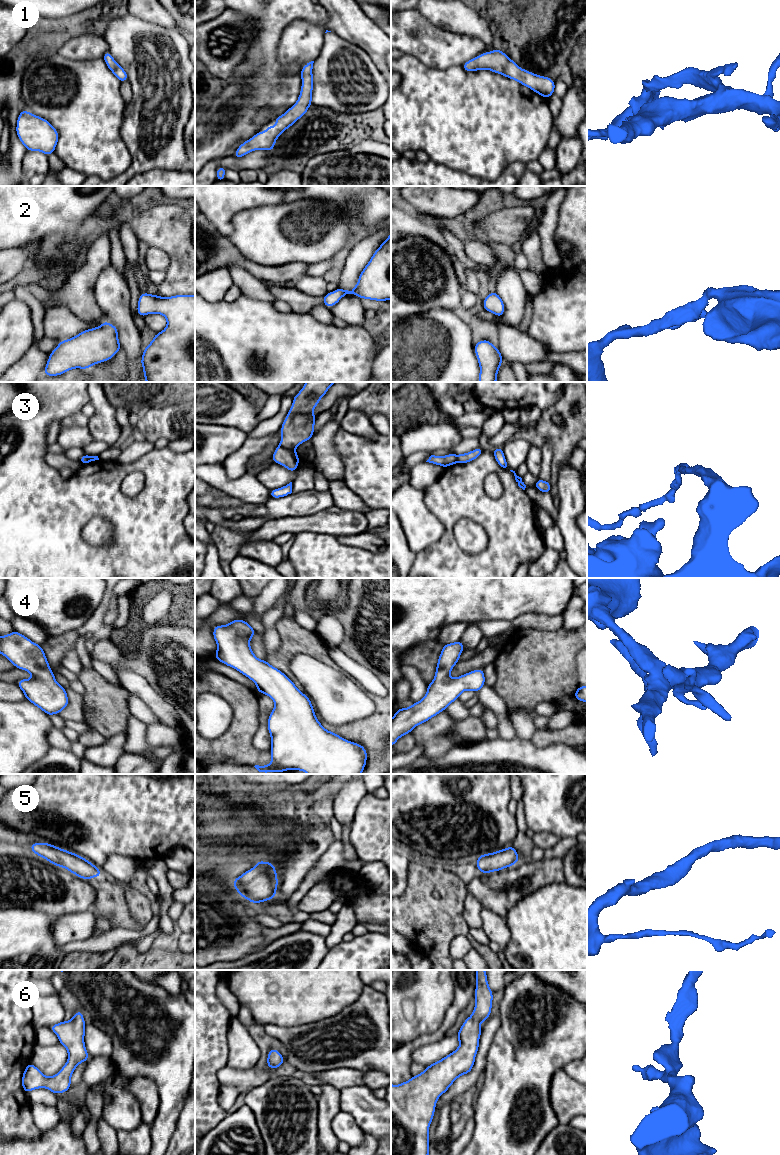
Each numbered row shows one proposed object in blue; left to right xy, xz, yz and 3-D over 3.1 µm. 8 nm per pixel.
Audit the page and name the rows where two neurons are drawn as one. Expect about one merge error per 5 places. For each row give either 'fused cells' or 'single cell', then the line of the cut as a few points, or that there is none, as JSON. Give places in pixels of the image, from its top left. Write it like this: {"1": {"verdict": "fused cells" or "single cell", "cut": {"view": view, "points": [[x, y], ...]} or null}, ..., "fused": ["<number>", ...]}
{"1": {"verdict": "single cell", "cut": null}, "2": {"verdict": "single cell", "cut": null}, "3": {"verdict": "fused cells", "cut": {"view": "xz", "points": [[280, 444], [286, 448], [293, 449]]}}, "4": {"verdict": "single cell", "cut": null}, "5": {"verdict": "single cell", "cut": null}, "6": {"verdict": "single cell", "cut": null}, "fused": ["3"]}

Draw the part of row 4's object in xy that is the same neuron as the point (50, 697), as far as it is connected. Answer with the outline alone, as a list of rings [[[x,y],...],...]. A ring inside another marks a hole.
[[[14,630],[0,636],[0,653],[16,668],[32,674],[31,679],[17,682],[28,701],[49,716],[59,714],[67,707],[67,690],[55,680],[41,645]]]

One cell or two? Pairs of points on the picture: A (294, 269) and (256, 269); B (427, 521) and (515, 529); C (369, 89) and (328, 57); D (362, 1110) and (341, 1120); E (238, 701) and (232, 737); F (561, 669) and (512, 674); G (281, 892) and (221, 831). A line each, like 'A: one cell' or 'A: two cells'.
A: one cell
B: two cells
C: one cell
D: two cells
E: one cell
F: one cell
G: one cell

